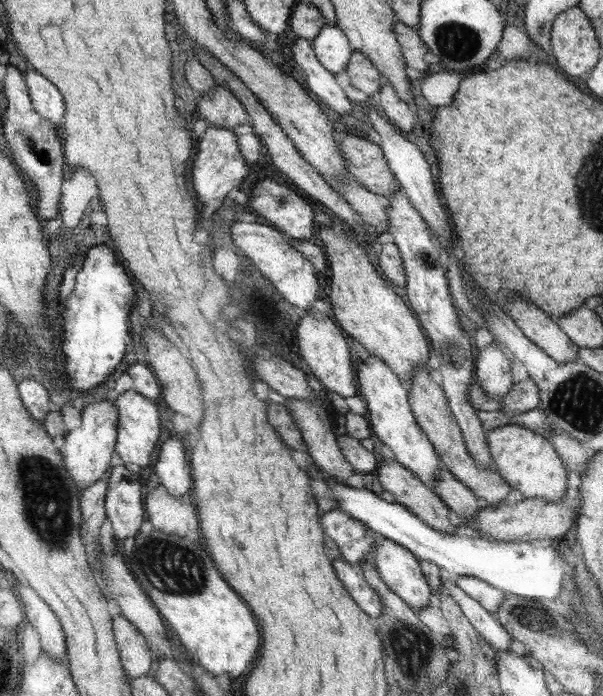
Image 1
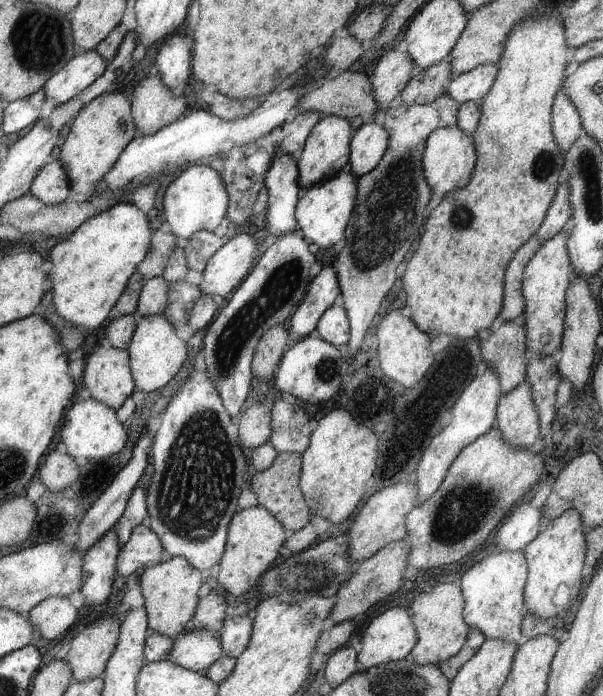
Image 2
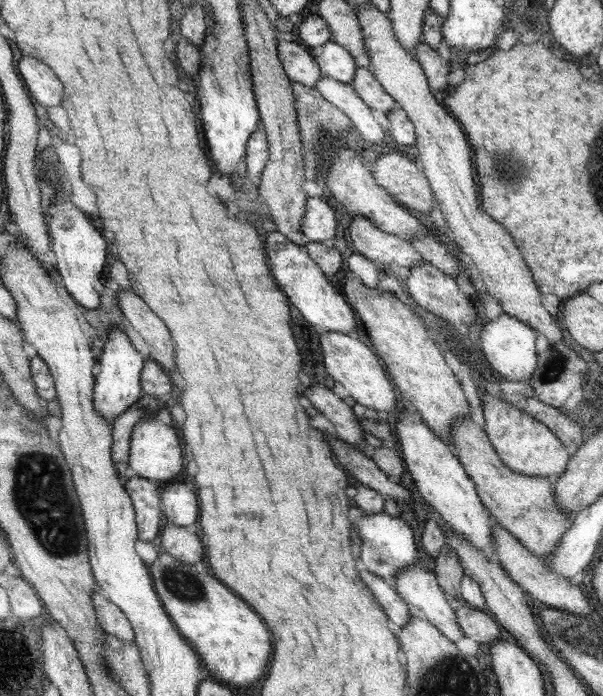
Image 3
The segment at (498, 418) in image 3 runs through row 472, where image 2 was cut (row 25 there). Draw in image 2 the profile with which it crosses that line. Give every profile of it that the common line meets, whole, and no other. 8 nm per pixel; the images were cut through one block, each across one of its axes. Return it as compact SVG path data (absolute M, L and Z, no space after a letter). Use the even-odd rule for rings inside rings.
M542 15L541 17L529 17L521 21L515 26L515 30L507 38L506 47L503 50L502 59L499 60L499 76L495 80L491 91L483 98L483 103L479 105L481 117L472 133L477 152L477 160L475 168L472 171L471 179L464 188L455 190L452 194L443 197L442 201L428 217L428 224L425 225L424 236L421 236L416 250L413 252L411 260L408 262L406 271L404 272L403 289L406 291L407 300L405 305L410 306L412 310L411 319L424 332L430 333L437 337L440 334L452 334L458 339L474 339L474 336L480 330L489 330L496 322L500 310L503 310L504 287L506 287L506 272L508 263L515 256L515 252L519 250L523 244L532 238L532 235L543 224L543 220L547 216L547 212L554 202L555 192L559 188L561 182L562 168L565 168L566 156L560 152L559 145L555 140L555 135L552 130L554 121L554 102L560 90L563 88L564 70L566 64L570 60L572 48L567 44L566 28L564 28L564 16L560 15Z

